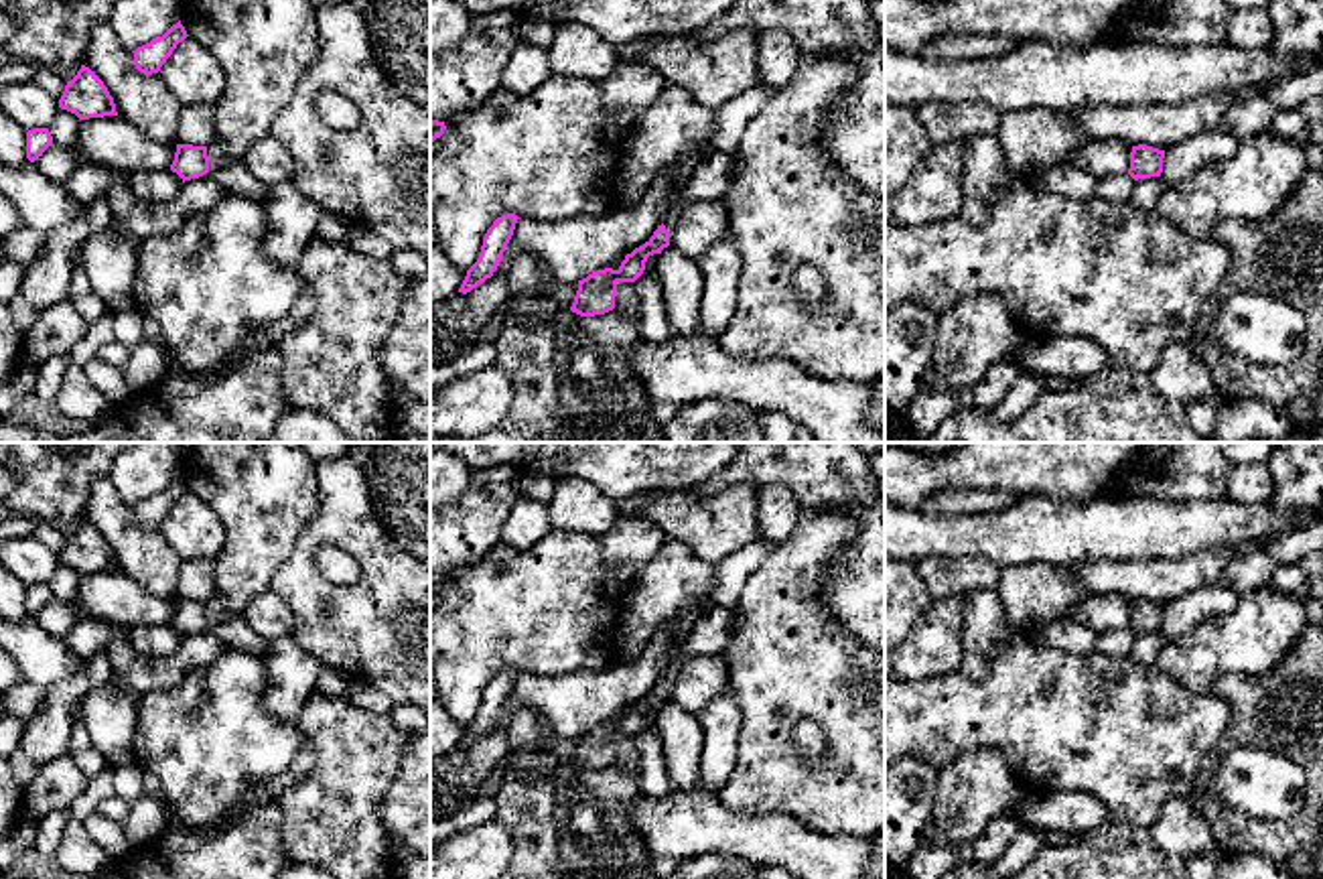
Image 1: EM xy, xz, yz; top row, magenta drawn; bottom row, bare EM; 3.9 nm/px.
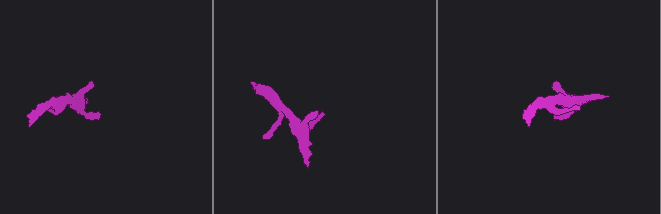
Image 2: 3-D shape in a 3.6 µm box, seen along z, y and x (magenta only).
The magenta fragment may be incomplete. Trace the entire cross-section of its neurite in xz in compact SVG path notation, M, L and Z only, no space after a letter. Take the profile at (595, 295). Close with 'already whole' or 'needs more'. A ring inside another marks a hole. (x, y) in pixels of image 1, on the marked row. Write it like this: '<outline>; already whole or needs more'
M712 150L696 168L688 185L680 191L678 203L672 209L666 223L662 223L653 235L631 254L625 256L617 270L605 268L578 280L578 290L570 307L580 317L605 315L615 309L617 284L635 282L645 262L653 254L662 254L670 246L670 233L682 211L700 201L722 201L733 175L733 156L720 150Z; needs more

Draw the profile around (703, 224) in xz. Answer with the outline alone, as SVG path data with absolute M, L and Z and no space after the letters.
M722 201L692 203L670 233L670 246L686 258L700 262L728 229L728 213Z

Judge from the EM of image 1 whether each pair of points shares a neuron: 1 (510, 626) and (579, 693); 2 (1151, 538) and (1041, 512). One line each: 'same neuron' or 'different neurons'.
1: different neurons
2: same neuron

